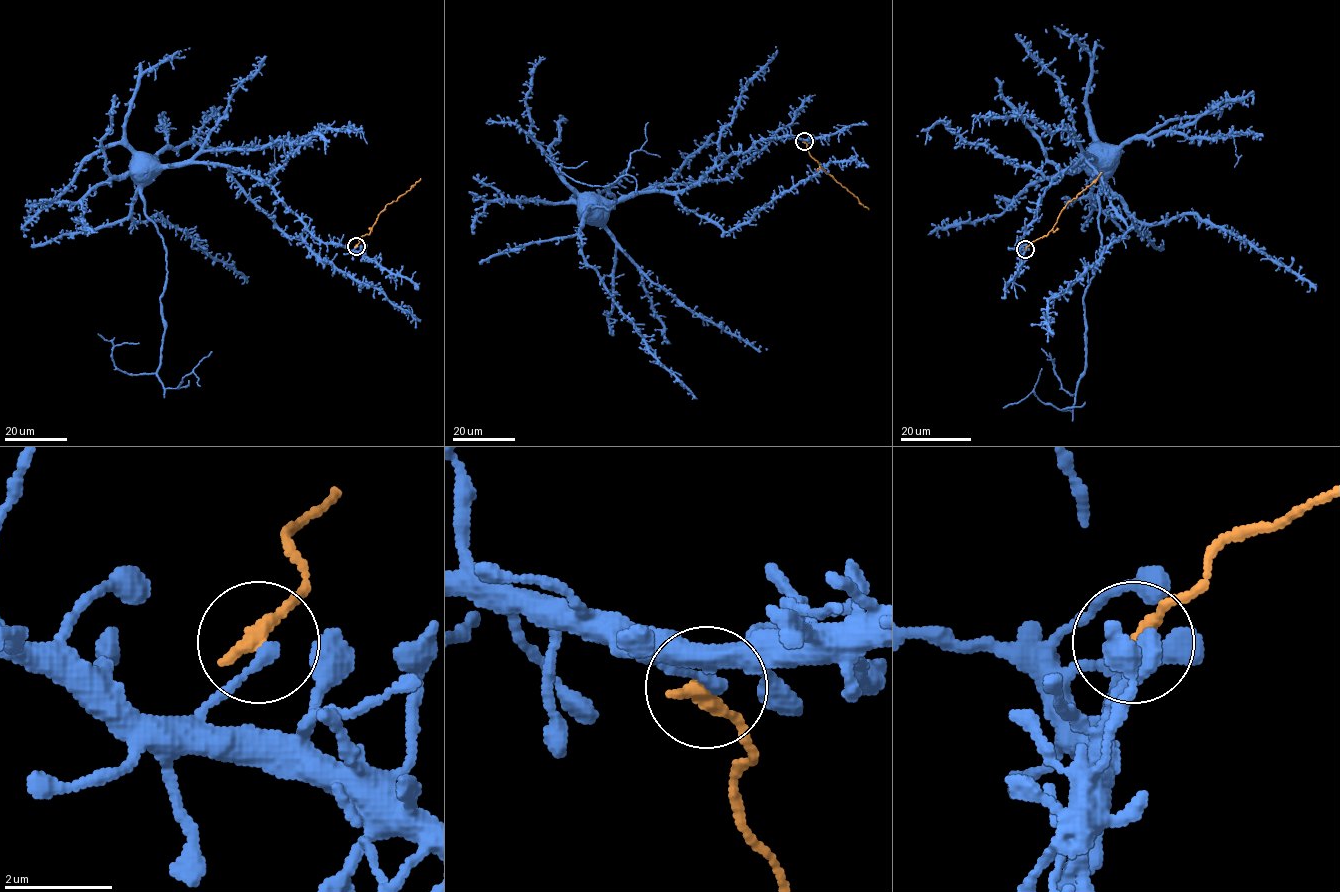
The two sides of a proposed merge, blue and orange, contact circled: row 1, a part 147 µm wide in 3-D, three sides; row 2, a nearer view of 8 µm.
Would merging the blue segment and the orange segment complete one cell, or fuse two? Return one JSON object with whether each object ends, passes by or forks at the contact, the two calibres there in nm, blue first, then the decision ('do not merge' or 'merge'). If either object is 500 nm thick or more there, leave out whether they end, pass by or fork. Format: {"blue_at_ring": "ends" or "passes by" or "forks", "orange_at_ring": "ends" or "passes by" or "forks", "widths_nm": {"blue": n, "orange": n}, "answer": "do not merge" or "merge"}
{"blue_at_ring": "ends", "orange_at_ring": "ends", "widths_nm": {"blue": 240, "orange": 320}, "answer": "do not merge"}

